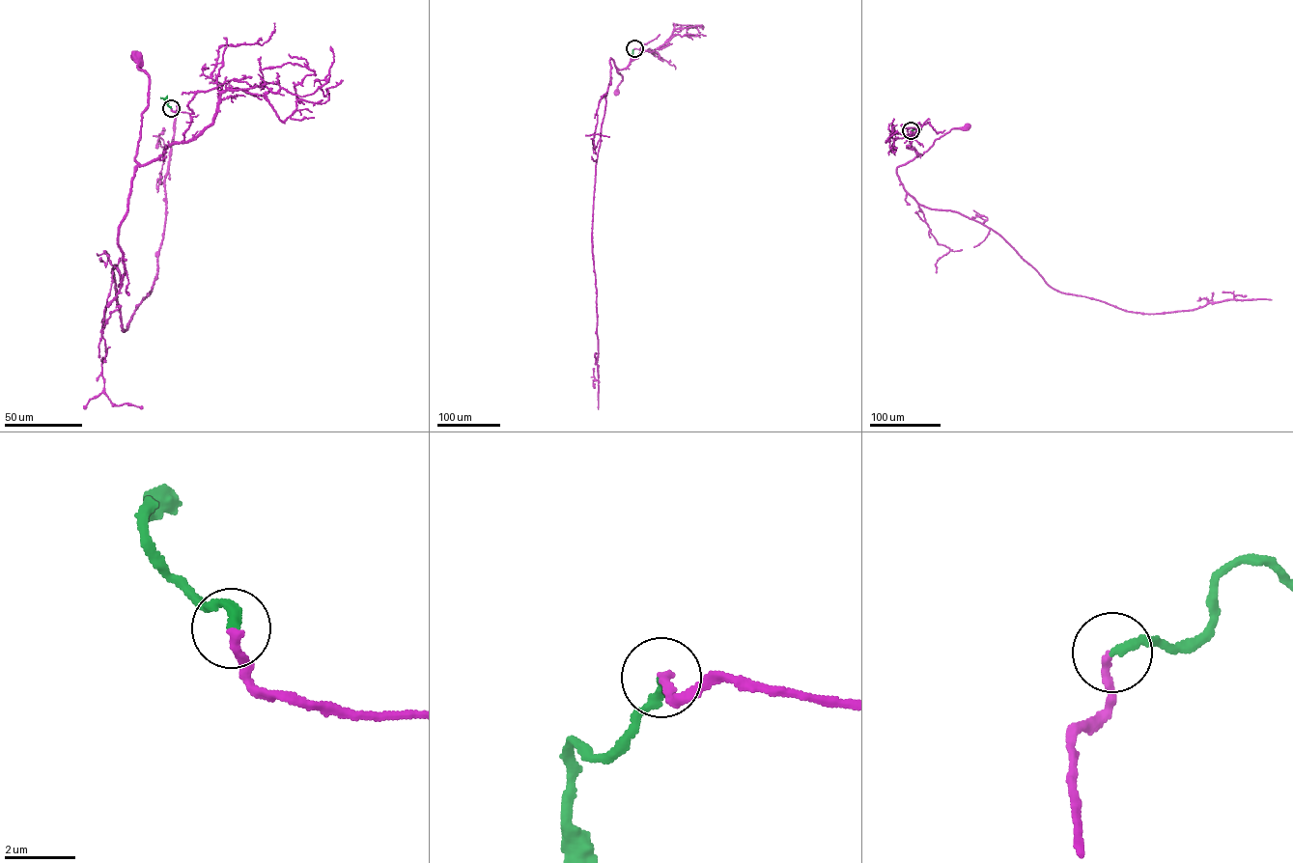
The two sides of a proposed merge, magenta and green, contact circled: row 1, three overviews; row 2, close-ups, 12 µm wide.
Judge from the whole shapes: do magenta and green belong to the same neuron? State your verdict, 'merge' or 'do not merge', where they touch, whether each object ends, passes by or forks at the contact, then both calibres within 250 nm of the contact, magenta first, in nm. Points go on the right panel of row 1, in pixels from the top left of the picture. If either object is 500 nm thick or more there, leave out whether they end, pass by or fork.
merge | (911, 130) | magenta ends | green ends | 240/260 nm

